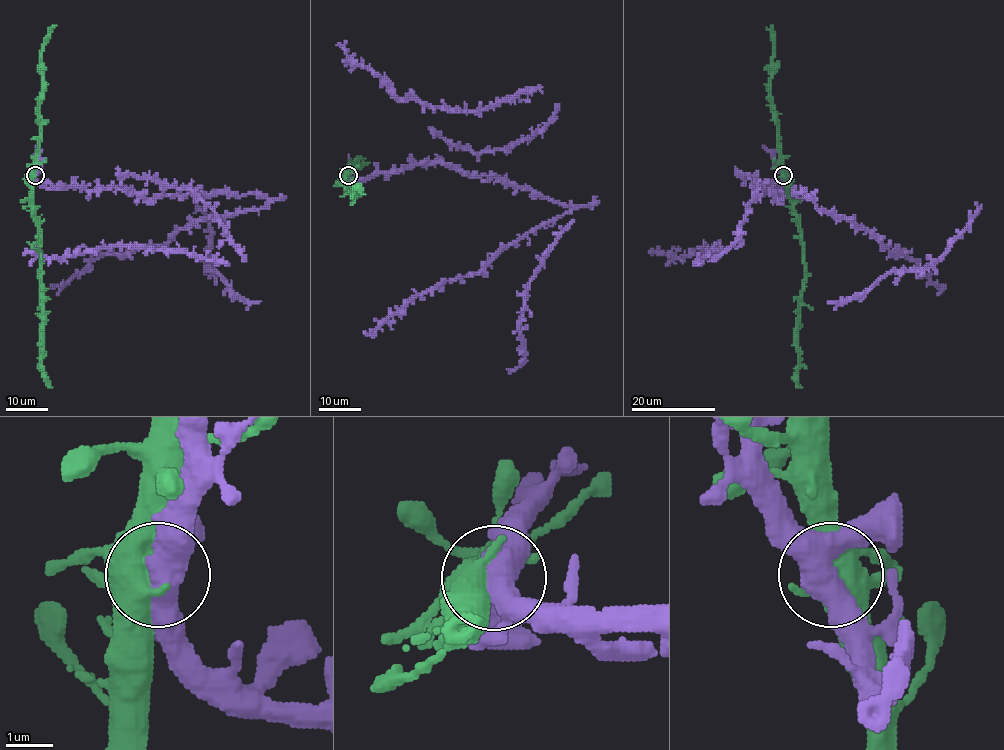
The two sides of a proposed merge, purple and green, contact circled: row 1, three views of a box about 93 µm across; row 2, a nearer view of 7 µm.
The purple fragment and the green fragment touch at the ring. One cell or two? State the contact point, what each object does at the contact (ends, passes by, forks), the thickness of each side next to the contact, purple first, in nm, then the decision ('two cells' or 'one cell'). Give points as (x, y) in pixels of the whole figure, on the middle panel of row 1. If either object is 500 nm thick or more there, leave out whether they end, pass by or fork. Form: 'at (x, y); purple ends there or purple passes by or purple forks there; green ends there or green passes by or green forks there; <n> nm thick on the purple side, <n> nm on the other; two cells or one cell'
at (348, 175); 480 nm thick on the purple side, 500 nm on the other; two cells

